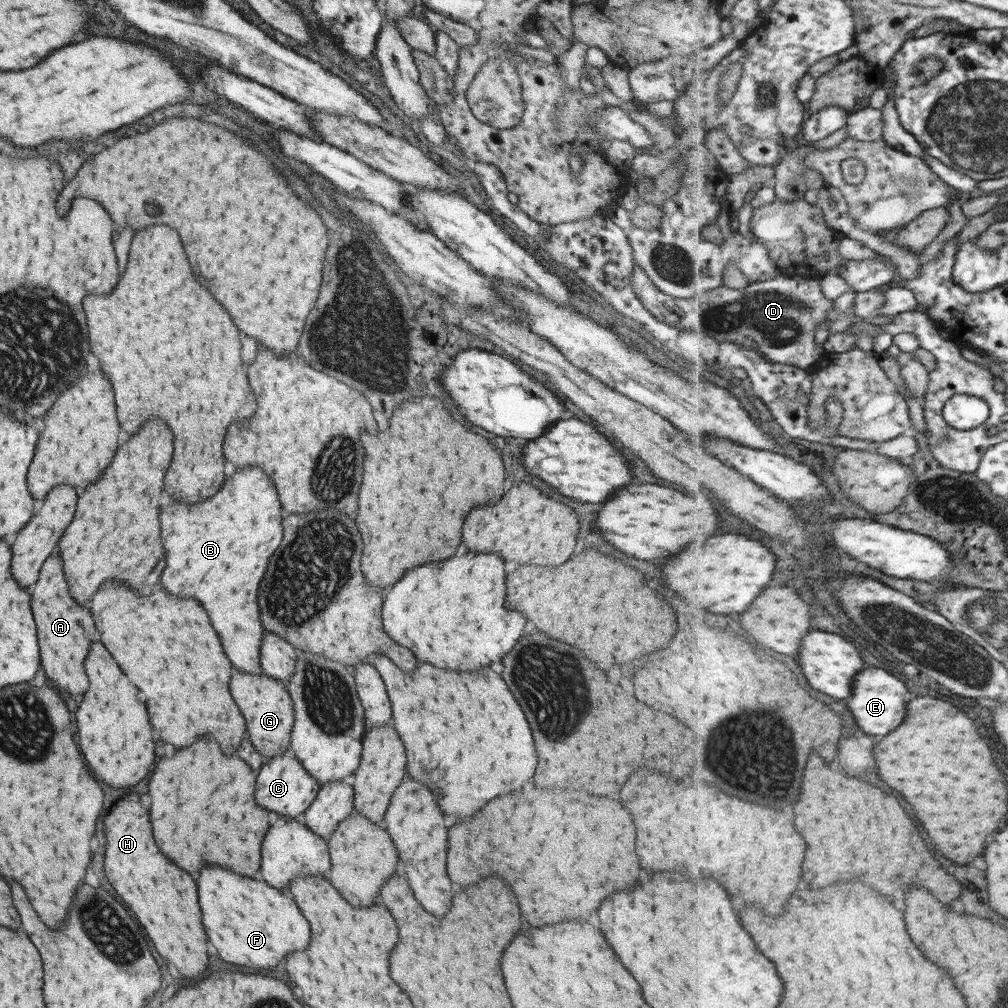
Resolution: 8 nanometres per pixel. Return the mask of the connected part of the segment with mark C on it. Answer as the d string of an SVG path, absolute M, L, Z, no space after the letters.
M287 754L272 756L269 762L265 762L257 774L255 780L255 802L257 806L263 806L265 810L286 818L300 818L304 810L313 802L318 789L317 782L311 778L301 763Z

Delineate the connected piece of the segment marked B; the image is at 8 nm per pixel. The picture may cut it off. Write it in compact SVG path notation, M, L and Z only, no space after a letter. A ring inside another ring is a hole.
M259 468L233 474L225 486L203 504L169 504L159 514L165 570L161 586L179 598L193 598L209 616L223 652L233 668L260 674L261 624L257 610L257 584L267 560L281 542L281 512L277 492Z

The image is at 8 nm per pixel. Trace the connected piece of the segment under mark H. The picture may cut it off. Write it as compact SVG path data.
M137 794L117 800L103 820L105 828L105 876L123 904L135 914L155 952L177 968L187 980L199 980L207 970L205 934L199 920L195 882L189 874L173 868L155 848L147 810L141 808Z

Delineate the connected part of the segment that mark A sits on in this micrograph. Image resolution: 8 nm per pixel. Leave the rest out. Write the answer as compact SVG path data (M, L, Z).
M49 556L39 570L39 580L33 586L31 594L31 612L37 626L37 642L39 644L40 664L47 678L69 696L81 696L77 692L87 690L87 676L83 674L83 658L87 656L87 648L93 640L93 622L89 612L83 606L77 606L67 592L67 584L61 574L61 560L57 556Z

